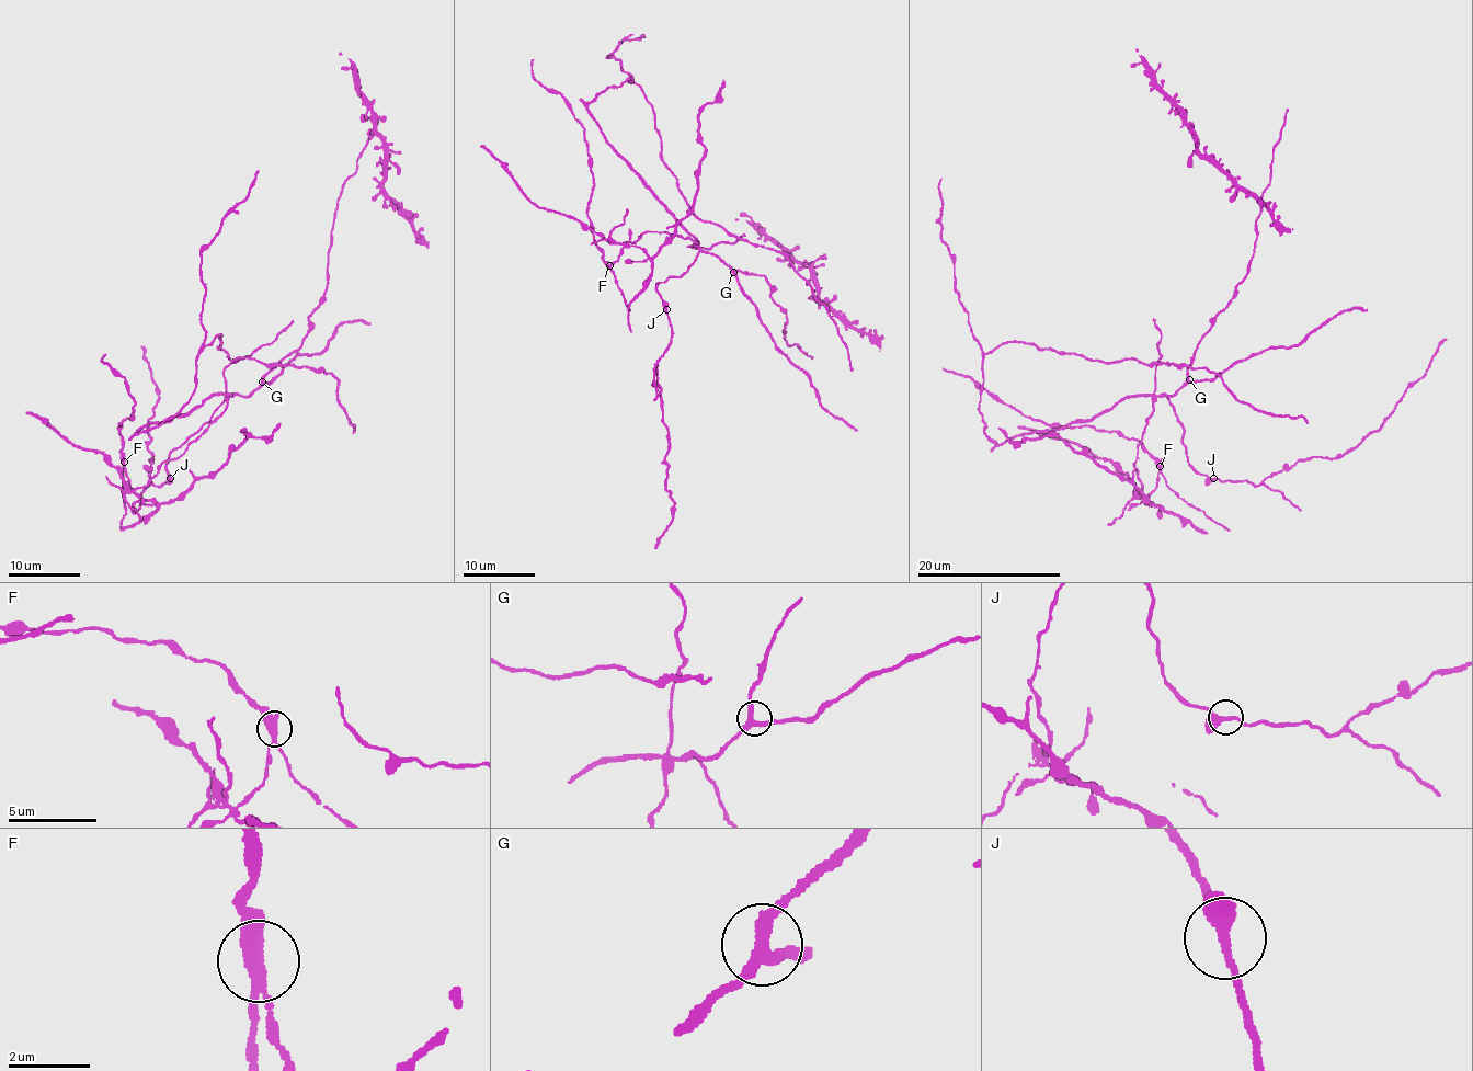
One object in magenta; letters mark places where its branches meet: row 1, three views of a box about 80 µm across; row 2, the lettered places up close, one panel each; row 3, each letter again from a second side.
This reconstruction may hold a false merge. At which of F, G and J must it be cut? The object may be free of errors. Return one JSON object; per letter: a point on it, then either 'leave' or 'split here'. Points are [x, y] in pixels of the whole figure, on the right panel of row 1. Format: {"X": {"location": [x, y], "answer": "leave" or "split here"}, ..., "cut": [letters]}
{"F": {"location": [1160, 466], "answer": "split here"}, "G": {"location": [1189, 379], "answer": "leave"}, "J": {"location": [1213, 478], "answer": "leave"}, "cut": ["F"]}

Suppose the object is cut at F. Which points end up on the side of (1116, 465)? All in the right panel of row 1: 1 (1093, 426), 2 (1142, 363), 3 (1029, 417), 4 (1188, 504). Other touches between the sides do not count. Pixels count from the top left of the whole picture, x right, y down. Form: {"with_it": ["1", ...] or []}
{"with_it": []}

